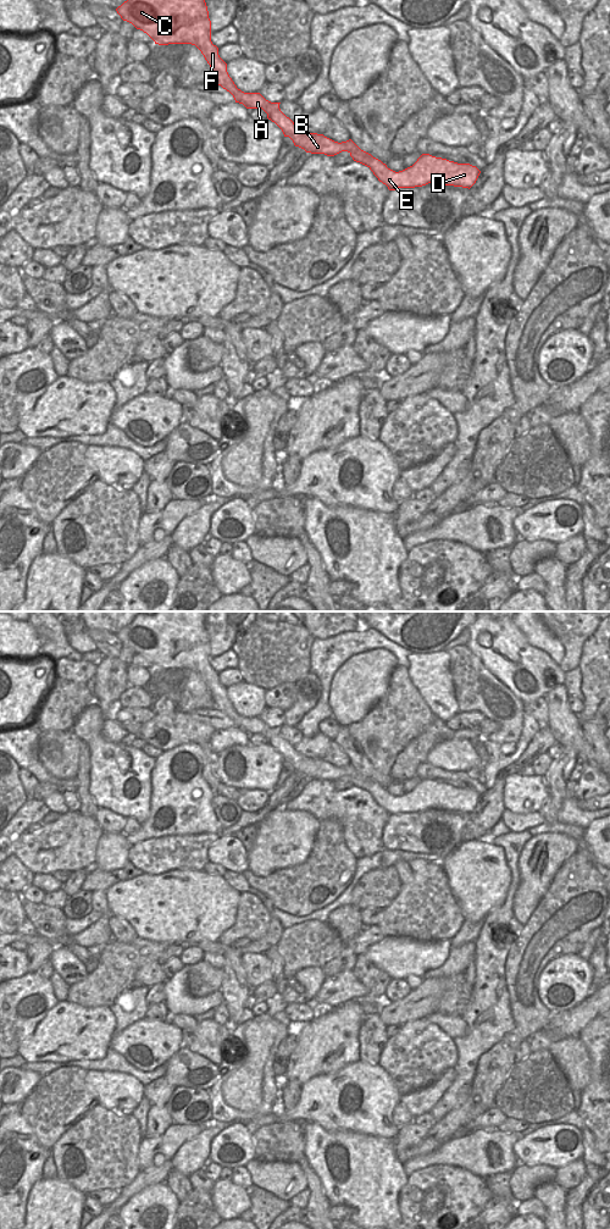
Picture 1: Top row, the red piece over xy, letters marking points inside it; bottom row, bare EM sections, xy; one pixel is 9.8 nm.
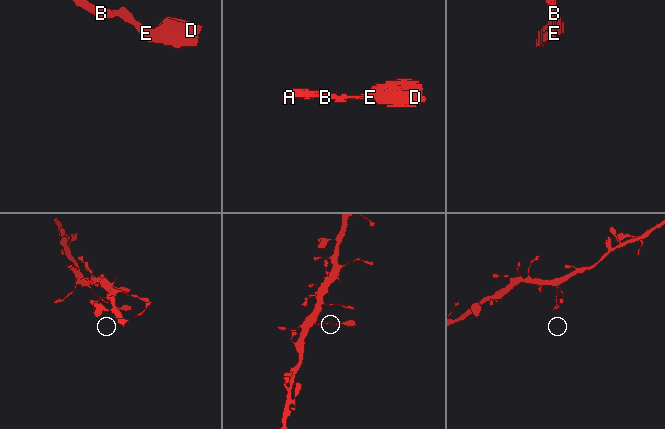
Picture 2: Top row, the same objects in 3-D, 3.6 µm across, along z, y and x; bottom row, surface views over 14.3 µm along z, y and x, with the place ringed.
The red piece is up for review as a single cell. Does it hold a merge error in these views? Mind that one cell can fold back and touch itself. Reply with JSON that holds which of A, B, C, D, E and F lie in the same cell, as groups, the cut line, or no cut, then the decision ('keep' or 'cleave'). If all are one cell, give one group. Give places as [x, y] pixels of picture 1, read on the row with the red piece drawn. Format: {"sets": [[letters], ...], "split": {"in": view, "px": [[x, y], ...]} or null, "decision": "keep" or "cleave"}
{"sets": [["A", "B", "C", "D", "E", "F"]], "split": null, "decision": "keep"}

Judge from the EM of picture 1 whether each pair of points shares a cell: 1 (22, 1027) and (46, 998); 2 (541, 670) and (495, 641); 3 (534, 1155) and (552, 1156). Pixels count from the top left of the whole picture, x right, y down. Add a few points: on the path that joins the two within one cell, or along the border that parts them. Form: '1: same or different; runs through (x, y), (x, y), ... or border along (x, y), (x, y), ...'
1: same; runs through (32, 1017), (45, 1013), (49, 1008)
2: same; runs through (530, 670), (506, 652)
3: same; runs through (538, 1155), (548, 1155)

